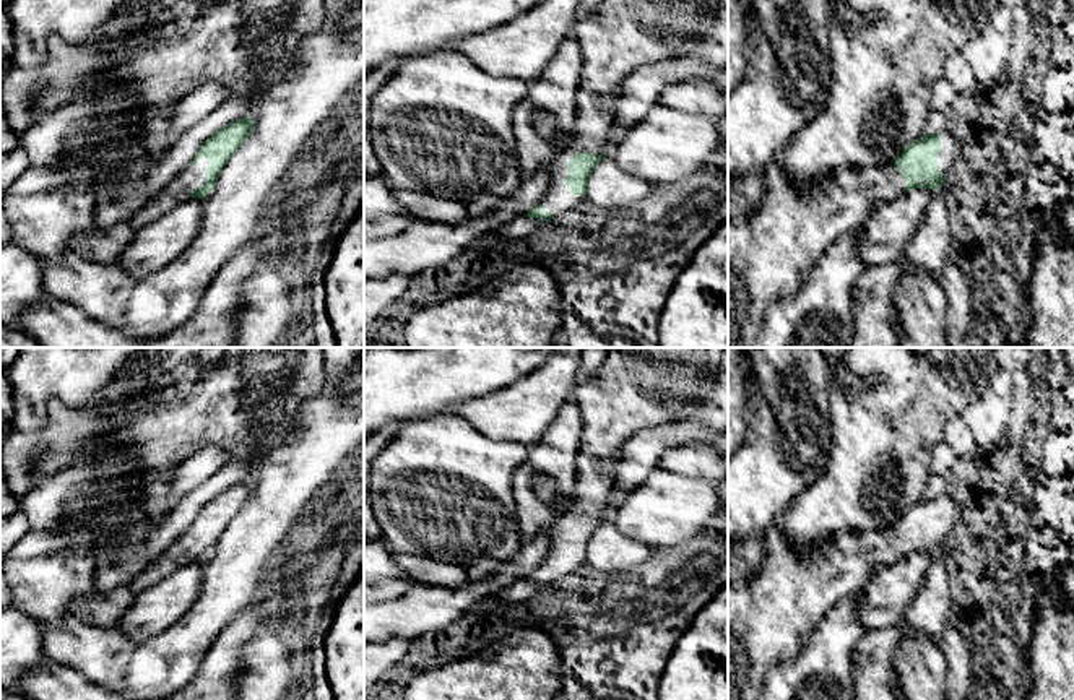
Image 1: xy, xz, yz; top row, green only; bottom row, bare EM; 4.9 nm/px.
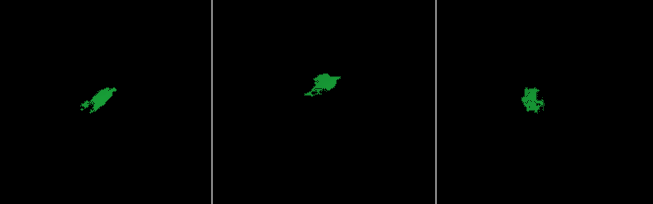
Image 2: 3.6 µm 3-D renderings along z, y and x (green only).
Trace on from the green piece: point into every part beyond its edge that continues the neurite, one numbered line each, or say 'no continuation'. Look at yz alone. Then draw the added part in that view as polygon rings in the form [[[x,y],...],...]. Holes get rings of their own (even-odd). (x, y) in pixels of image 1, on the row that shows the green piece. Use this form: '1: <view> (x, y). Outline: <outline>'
1: yz (949, 150). Outline: [[[949,130],[941,132],[941,149],[938,153],[938,167],[942,177],[946,177],[946,174],[951,171],[957,156],[959,156],[957,141],[954,140]]]

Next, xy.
1: xy (179, 189). Outline: [[[201,156],[197,164],[187,166],[167,187],[161,190],[149,203],[146,203],[128,223],[133,231],[141,229],[164,214],[171,213],[175,206],[192,198],[193,188],[201,188],[206,184],[205,172],[208,159]]]

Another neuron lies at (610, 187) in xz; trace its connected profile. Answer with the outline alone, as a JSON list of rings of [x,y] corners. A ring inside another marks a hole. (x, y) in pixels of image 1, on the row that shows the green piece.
[[[604,154],[588,180],[585,197],[600,208],[622,210],[647,200],[652,188],[652,184],[622,171],[611,154]]]

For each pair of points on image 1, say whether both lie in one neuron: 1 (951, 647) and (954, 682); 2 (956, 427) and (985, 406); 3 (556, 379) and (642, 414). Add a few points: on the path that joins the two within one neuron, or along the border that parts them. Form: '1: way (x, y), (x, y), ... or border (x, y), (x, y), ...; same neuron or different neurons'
1: way (956, 655), (956, 674); same neuron
2: border (961, 414), (977, 445); different neurons
3: border (585, 377), (572, 398); different neurons

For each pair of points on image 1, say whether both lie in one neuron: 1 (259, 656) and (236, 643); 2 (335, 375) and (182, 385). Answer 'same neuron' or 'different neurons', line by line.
1: different neurons
2: different neurons

